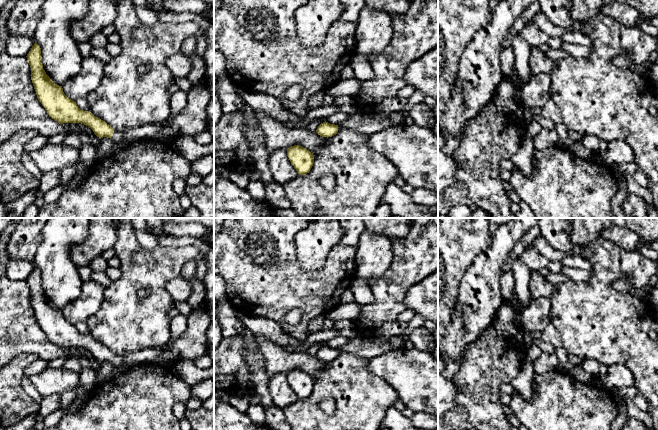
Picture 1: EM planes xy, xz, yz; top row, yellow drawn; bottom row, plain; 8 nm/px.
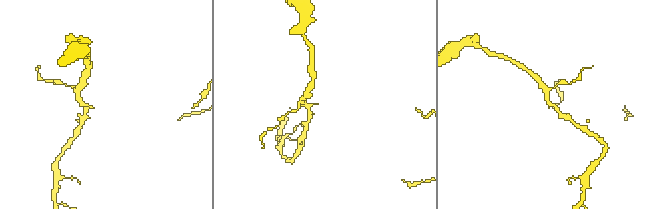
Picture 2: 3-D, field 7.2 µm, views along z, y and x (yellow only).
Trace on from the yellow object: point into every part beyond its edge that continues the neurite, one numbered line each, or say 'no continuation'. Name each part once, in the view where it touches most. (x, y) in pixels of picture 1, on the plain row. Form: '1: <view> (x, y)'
1: xy (178, 324)

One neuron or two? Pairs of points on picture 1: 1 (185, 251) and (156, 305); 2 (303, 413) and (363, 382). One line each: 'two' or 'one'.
1: one
2: one

